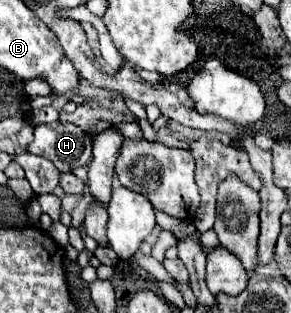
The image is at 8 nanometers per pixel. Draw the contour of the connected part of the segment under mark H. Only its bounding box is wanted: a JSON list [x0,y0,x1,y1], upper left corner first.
[28,123,92,173]

